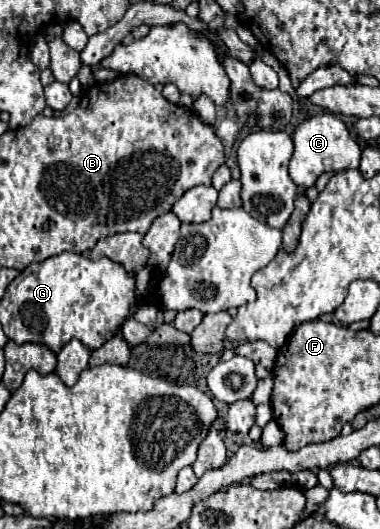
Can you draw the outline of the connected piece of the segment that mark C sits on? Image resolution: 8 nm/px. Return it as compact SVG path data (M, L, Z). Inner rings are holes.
M332 113L310 117L294 131L294 155L290 159L290 177L298 187L312 187L322 173L356 169L360 163L360 145L346 129L344 121Z

